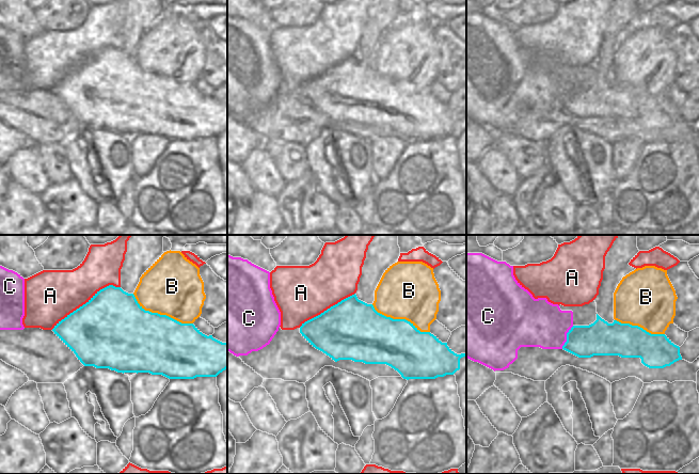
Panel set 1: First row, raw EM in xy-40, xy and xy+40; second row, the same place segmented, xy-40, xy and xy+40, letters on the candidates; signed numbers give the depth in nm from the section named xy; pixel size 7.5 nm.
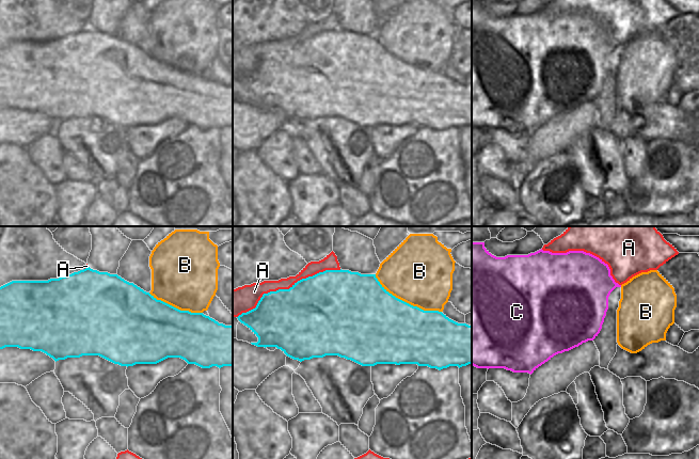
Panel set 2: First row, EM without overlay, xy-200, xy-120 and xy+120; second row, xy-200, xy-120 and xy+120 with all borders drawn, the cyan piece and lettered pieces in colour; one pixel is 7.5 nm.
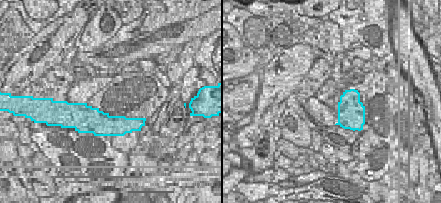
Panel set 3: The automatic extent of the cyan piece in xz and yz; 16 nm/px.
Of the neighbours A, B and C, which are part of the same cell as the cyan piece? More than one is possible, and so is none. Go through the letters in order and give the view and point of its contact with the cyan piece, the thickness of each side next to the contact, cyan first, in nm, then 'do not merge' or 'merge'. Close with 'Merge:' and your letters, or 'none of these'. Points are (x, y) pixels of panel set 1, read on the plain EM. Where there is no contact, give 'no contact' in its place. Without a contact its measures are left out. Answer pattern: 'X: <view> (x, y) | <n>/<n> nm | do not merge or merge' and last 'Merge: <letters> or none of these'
A: xy-40 (86, 63) | 500/360 nm | do not merge
B: xy-40 (161, 76) | 460/440 nm | do not merge
C: xy+40 (567, 98) | 260/360 nm | do not merge
Merge: none of these

